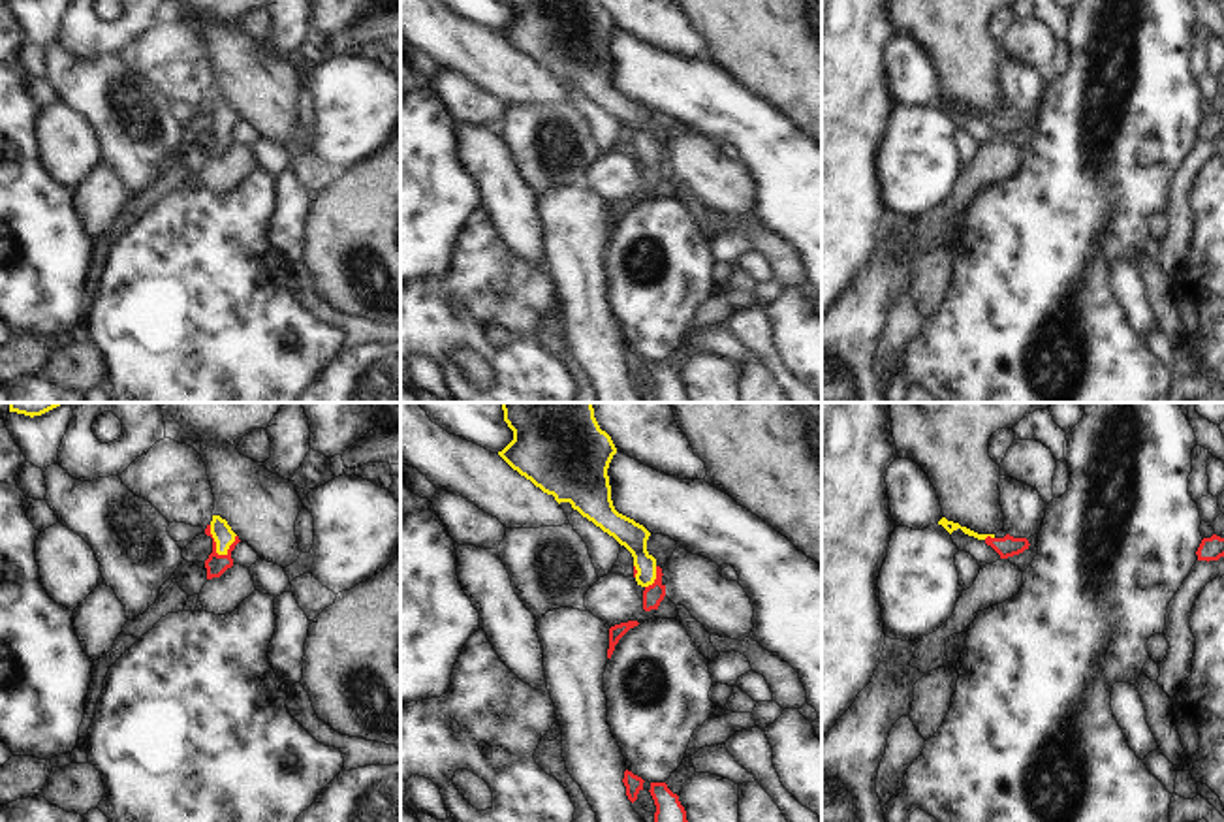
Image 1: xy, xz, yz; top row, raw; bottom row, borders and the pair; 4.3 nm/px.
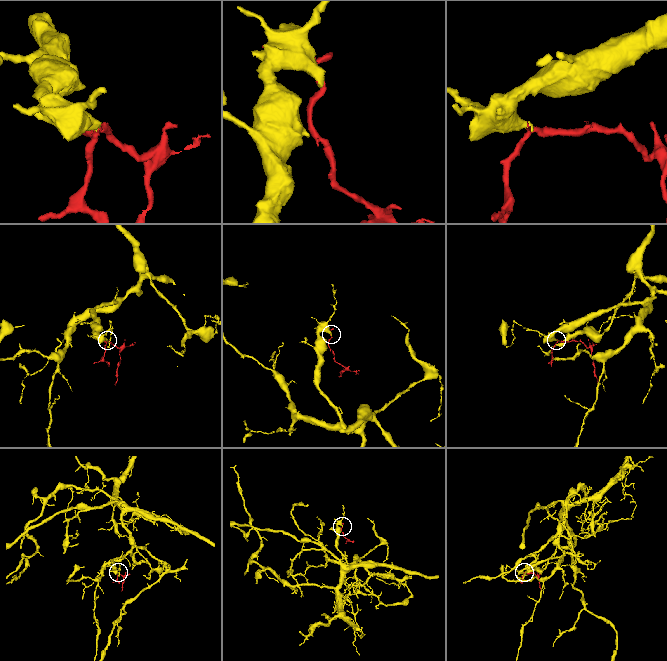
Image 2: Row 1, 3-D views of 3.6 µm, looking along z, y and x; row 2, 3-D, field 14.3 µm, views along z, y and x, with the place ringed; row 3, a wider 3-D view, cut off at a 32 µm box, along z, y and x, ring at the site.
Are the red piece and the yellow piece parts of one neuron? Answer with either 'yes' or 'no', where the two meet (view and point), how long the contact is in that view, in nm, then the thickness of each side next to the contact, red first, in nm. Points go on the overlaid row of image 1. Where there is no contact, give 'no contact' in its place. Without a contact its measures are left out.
yes | xy (215, 544) | 150 nm | 90/90 nm

